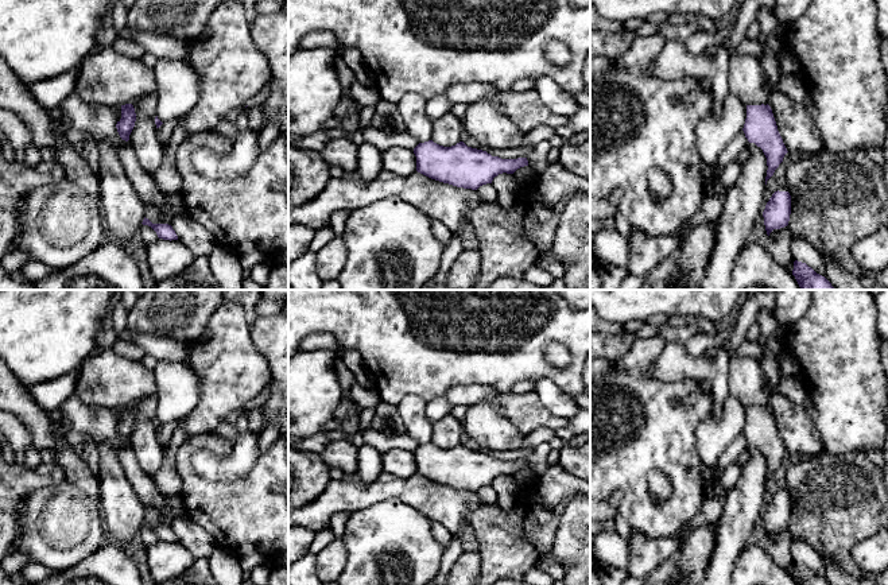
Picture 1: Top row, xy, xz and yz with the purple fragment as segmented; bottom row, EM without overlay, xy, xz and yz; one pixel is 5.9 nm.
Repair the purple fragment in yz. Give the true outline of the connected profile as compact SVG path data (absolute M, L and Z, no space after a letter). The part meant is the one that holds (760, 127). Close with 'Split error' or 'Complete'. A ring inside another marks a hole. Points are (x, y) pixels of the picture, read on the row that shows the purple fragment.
M768 104L747 105L747 119L742 131L748 142L760 147L767 158L767 185L767 181L773 175L788 152L778 131L771 106Z. Complete

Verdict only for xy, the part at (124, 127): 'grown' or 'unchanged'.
unchanged

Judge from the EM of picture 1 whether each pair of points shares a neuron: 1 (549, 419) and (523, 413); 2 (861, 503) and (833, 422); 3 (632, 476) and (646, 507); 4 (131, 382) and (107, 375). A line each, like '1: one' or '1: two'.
1: one
2: two
3: one
4: one

